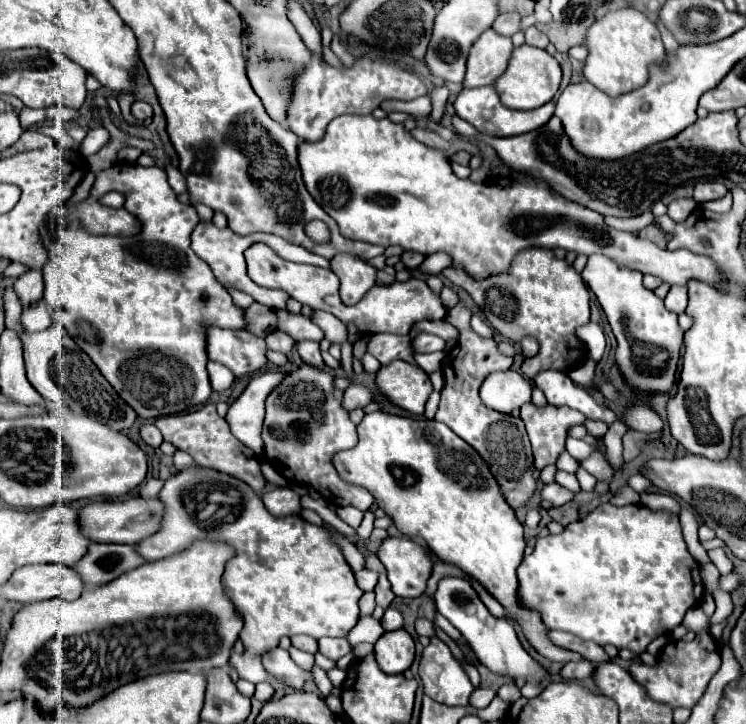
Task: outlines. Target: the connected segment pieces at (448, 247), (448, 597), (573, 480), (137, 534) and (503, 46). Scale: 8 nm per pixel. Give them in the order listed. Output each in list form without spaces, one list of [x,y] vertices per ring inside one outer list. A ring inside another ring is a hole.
[[[373,115],[335,117],[329,123],[327,133],[321,141],[315,143],[301,141],[301,145],[297,145],[297,161],[307,191],[337,221],[343,237],[359,239],[383,247],[401,245],[405,251],[417,251],[423,255],[445,251],[453,257],[455,265],[463,263],[465,271],[471,273],[473,279],[485,279],[489,275],[505,271],[513,255],[519,253],[521,249],[561,247],[575,253],[609,255],[617,263],[637,269],[641,273],[657,275],[669,285],[687,285],[691,279],[695,279],[713,285],[723,293],[729,289],[729,279],[709,257],[695,255],[685,249],[667,251],[647,239],[635,237],[633,233],[617,231],[605,225],[603,215],[593,213],[591,209],[581,207],[563,197],[553,197],[549,185],[543,179],[535,177],[535,181],[529,183],[507,179],[507,185],[471,183],[469,179],[459,179],[451,171],[449,159],[441,151],[425,147],[423,143],[413,139],[403,125],[397,125],[389,119],[375,119]]]
[[[445,577],[439,581],[437,591],[433,595],[435,601],[435,609],[437,613],[441,613],[453,627],[457,627],[461,631],[461,635],[469,641],[469,645],[473,647],[477,659],[489,667],[495,673],[501,675],[509,675],[513,679],[525,677],[527,681],[539,683],[543,677],[547,677],[549,673],[531,659],[531,655],[521,647],[517,633],[513,629],[513,623],[507,619],[497,619],[493,617],[487,607],[483,605],[483,601],[479,599],[477,591],[469,585],[469,581],[459,579],[459,577]]]
[[[557,471],[557,475],[555,475],[555,481],[559,483],[559,485],[563,485],[563,487],[567,487],[569,491],[581,491],[581,487],[579,487],[579,483],[577,483],[577,477],[575,475],[571,475],[571,473],[565,473],[565,471]]]
[[[131,497],[127,501],[95,501],[83,507],[81,525],[85,535],[95,543],[127,543],[137,545],[141,539],[151,537],[161,527],[165,515],[165,505],[161,505],[159,497],[143,499]]]
[[[487,29],[471,47],[463,87],[483,87],[495,83],[495,79],[505,73],[513,49],[511,37]]]

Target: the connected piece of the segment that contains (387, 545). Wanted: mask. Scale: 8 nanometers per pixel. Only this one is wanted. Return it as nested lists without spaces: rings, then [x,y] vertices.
[[[387,537],[381,541],[377,557],[385,565],[397,597],[419,597],[425,591],[433,563],[417,543],[407,537]]]

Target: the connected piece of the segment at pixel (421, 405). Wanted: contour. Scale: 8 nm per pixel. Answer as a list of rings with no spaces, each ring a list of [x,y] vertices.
[[[393,361],[381,367],[377,371],[377,387],[391,403],[413,415],[423,415],[427,397],[433,393],[429,375],[407,361]]]

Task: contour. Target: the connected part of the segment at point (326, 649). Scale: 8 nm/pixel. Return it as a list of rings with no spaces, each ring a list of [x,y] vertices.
[[[321,637],[319,639],[319,653],[323,653],[325,657],[337,661],[343,655],[351,653],[351,645],[345,637]]]

